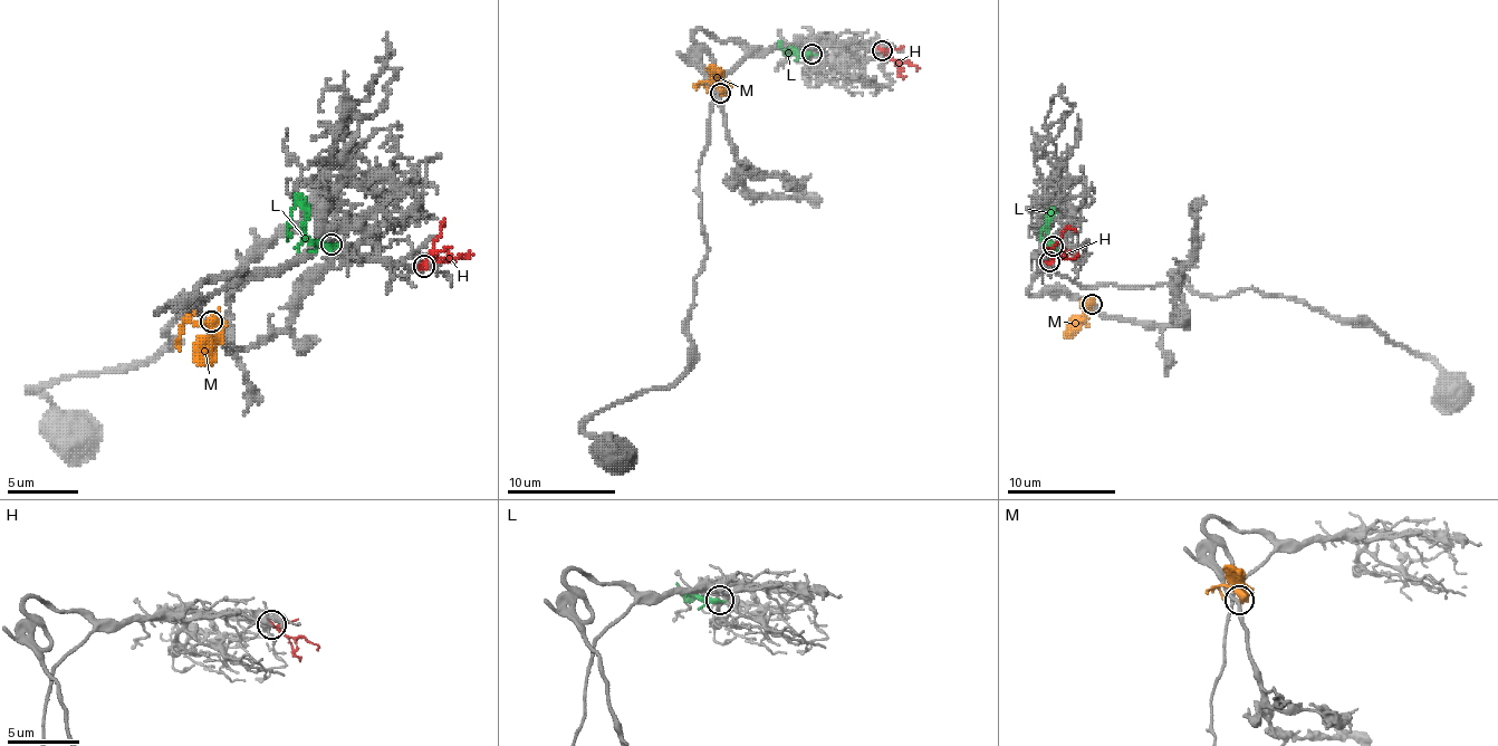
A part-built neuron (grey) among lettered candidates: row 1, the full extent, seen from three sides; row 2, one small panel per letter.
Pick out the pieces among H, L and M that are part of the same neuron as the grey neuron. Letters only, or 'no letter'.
H

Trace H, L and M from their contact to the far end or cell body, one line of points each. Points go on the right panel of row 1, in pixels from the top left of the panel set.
H: (1050, 261), (1058, 237), (1067, 229), (1075, 231)
L: (1054, 245), (1048, 237), (1048, 214), (1039, 231), (1045, 242)
M: (1092, 305), (1081, 305), (1088, 326)

